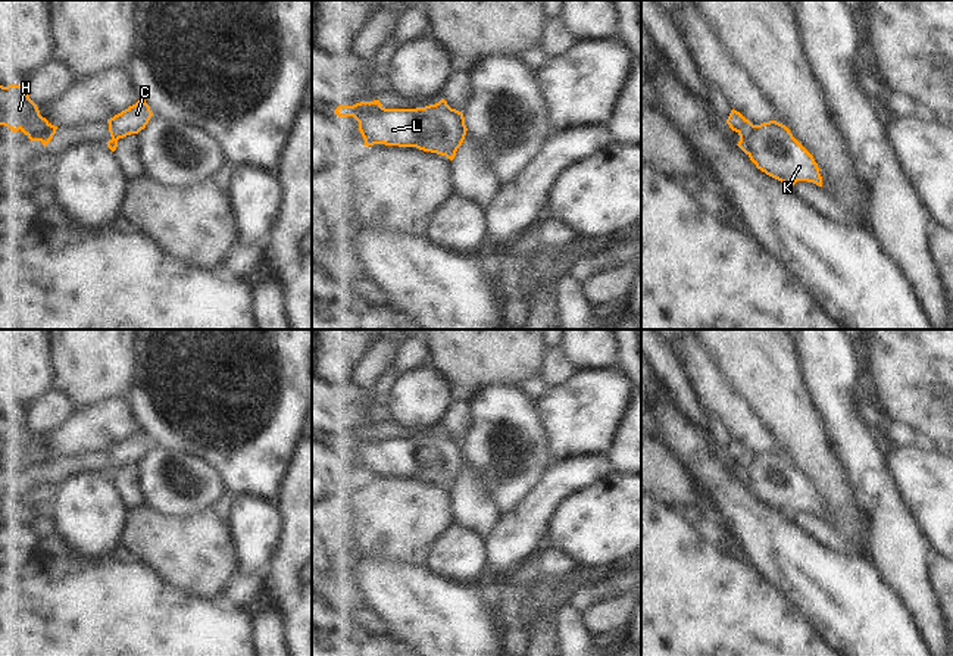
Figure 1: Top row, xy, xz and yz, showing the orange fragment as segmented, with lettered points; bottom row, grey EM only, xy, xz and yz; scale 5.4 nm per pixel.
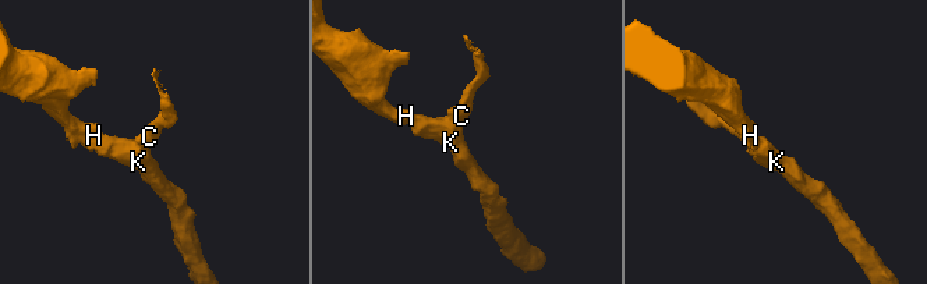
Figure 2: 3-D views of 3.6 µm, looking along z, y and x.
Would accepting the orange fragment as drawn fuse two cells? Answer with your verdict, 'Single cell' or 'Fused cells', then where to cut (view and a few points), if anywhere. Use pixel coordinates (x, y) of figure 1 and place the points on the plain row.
Fused cells. Split along yz (755, 455), (752, 462), (740, 469)

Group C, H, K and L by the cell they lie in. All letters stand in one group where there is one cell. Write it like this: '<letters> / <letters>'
C / H K L

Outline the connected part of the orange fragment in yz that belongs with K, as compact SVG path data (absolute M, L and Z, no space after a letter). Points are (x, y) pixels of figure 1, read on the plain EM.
M769 450L754 454L752 463L737 474L766 505L793 516L797 510L807 510L822 516L822 506L813 485L793 466L790 459L777 452Z

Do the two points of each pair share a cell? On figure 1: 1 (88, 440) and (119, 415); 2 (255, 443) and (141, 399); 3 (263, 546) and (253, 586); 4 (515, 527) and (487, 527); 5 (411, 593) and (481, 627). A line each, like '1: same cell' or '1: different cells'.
1: same cell
2: same cell
3: different cells
4: different cells
5: same cell

